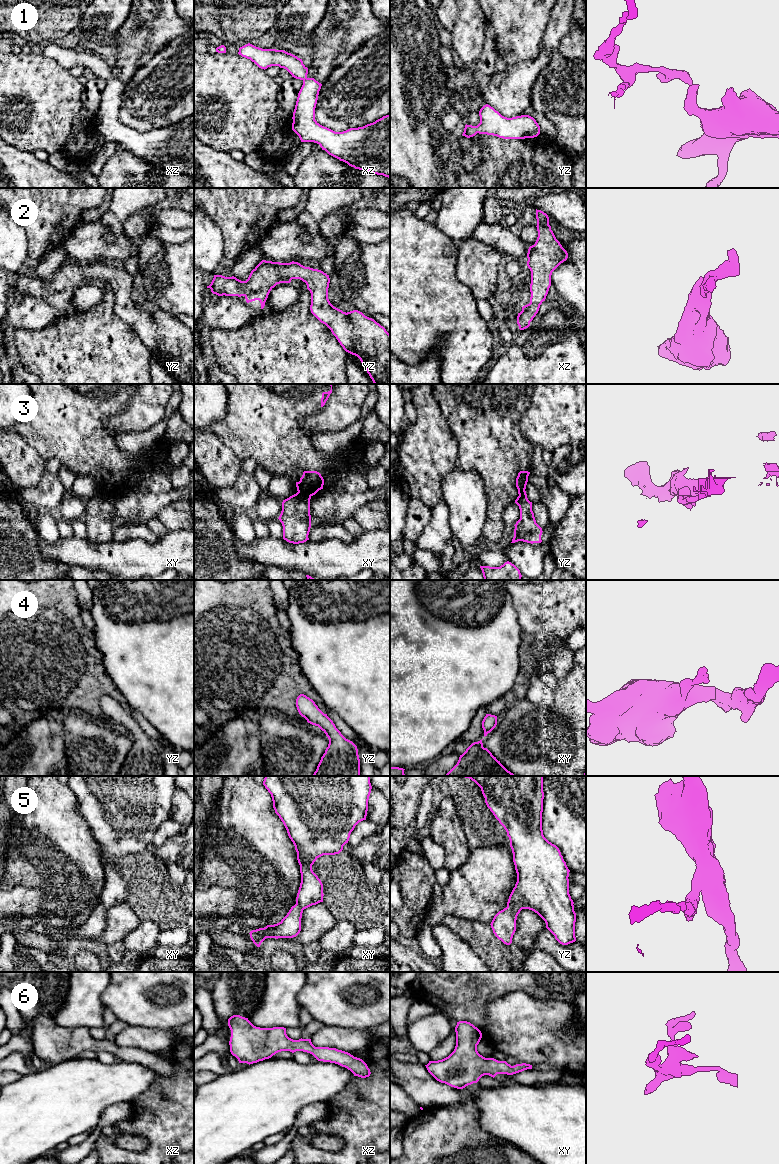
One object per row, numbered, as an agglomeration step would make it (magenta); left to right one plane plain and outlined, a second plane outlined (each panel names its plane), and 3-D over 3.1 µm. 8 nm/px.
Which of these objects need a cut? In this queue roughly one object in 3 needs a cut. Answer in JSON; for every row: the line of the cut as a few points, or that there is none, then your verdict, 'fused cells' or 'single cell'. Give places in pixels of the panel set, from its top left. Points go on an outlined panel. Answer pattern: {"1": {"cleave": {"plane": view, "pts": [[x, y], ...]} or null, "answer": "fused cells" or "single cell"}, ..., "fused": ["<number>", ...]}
{"1": {"cleave": null, "answer": "single cell"}, "2": {"cleave": null, "answer": "single cell"}, "3": {"cleave": {"plane": "xy", "pts": [[298, 490], [304, 491], [310, 496]]}, "answer": "fused cells"}, "4": {"cleave": null, "answer": "single cell"}, "5": {"cleave": null, "answer": "single cell"}, "6": {"cleave": null, "answer": "single cell"}, "fused": ["3"]}

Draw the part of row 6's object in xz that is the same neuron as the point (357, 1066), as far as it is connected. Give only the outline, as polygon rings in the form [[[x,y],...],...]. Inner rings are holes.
[[[233,1015],[228,1019],[228,1026],[231,1030],[231,1037],[229,1041],[230,1052],[235,1056],[239,1063],[253,1064],[265,1059],[271,1058],[278,1052],[290,1051],[303,1051],[312,1054],[318,1061],[330,1062],[338,1064],[350,1070],[354,1076],[361,1078],[369,1077],[371,1072],[367,1064],[360,1058],[354,1057],[348,1052],[329,1047],[315,1047],[311,1039],[293,1040],[286,1034],[286,1028],[273,1027],[273,1028],[260,1028],[254,1026],[248,1018],[240,1015]]]

